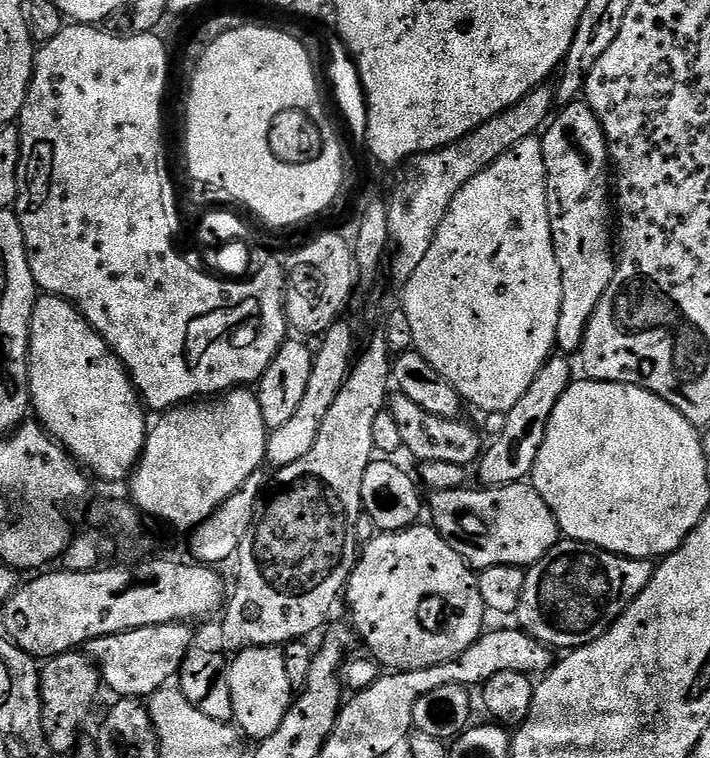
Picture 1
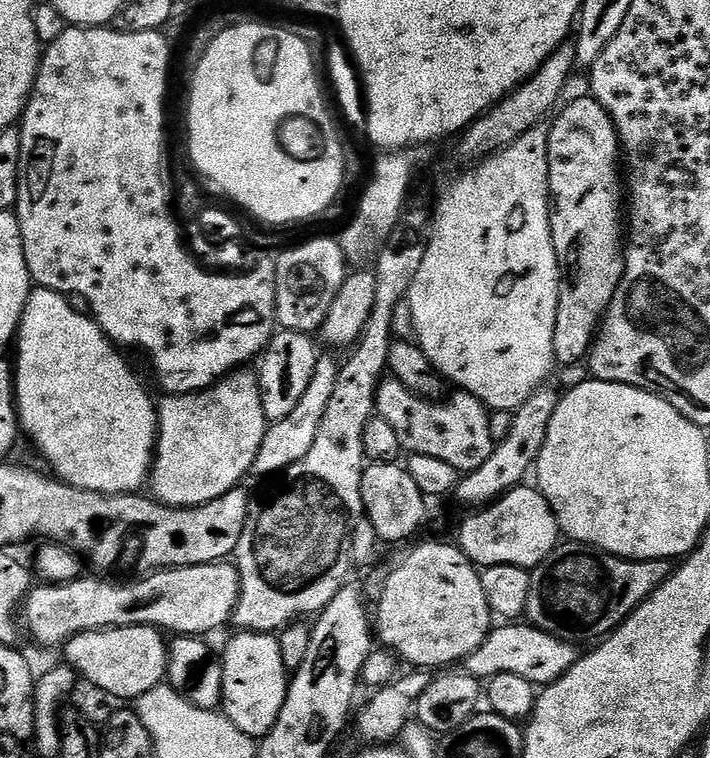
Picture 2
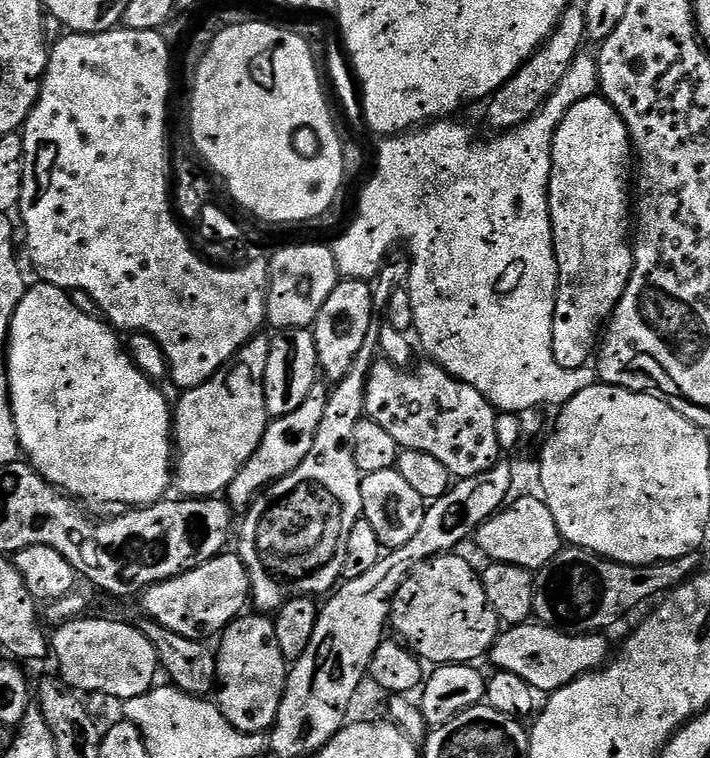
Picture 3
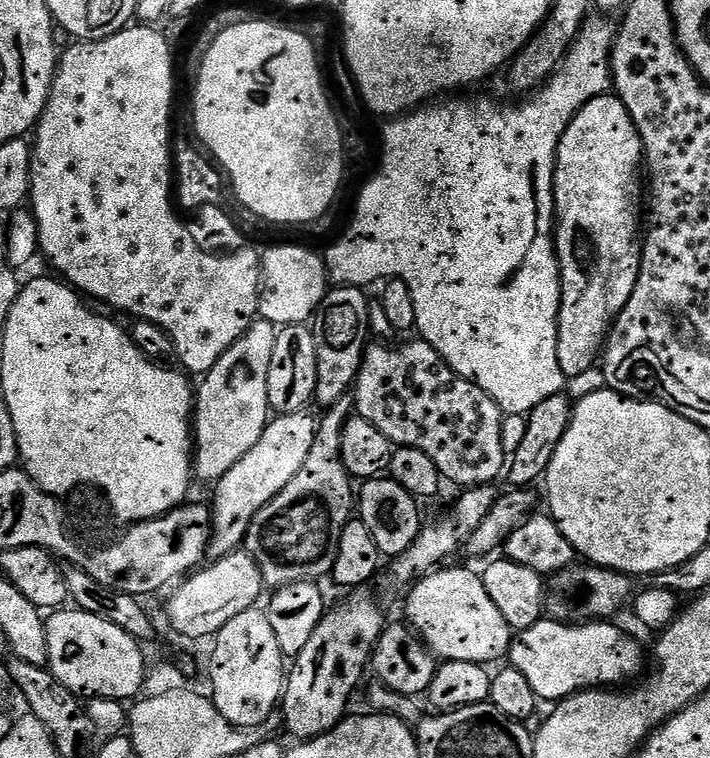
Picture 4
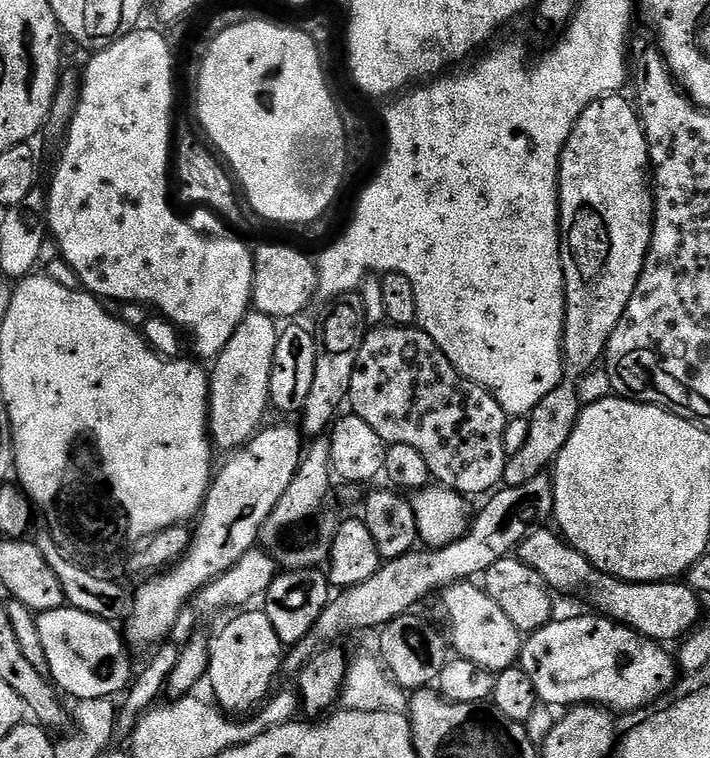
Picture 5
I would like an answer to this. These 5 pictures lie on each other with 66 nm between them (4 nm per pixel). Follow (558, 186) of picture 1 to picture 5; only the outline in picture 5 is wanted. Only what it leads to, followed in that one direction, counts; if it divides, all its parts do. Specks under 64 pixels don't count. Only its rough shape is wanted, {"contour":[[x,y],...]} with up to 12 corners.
{"contour":[[624,94],[560,155],[564,375],[605,359],[652,241]]}

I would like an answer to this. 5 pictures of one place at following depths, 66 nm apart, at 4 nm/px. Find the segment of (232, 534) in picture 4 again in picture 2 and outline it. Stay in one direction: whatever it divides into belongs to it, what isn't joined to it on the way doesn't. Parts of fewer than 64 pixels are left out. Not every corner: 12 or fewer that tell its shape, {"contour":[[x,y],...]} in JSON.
{"contour":[[321,355],[298,407],[269,423],[252,472],[283,474],[318,438],[341,361]]}

